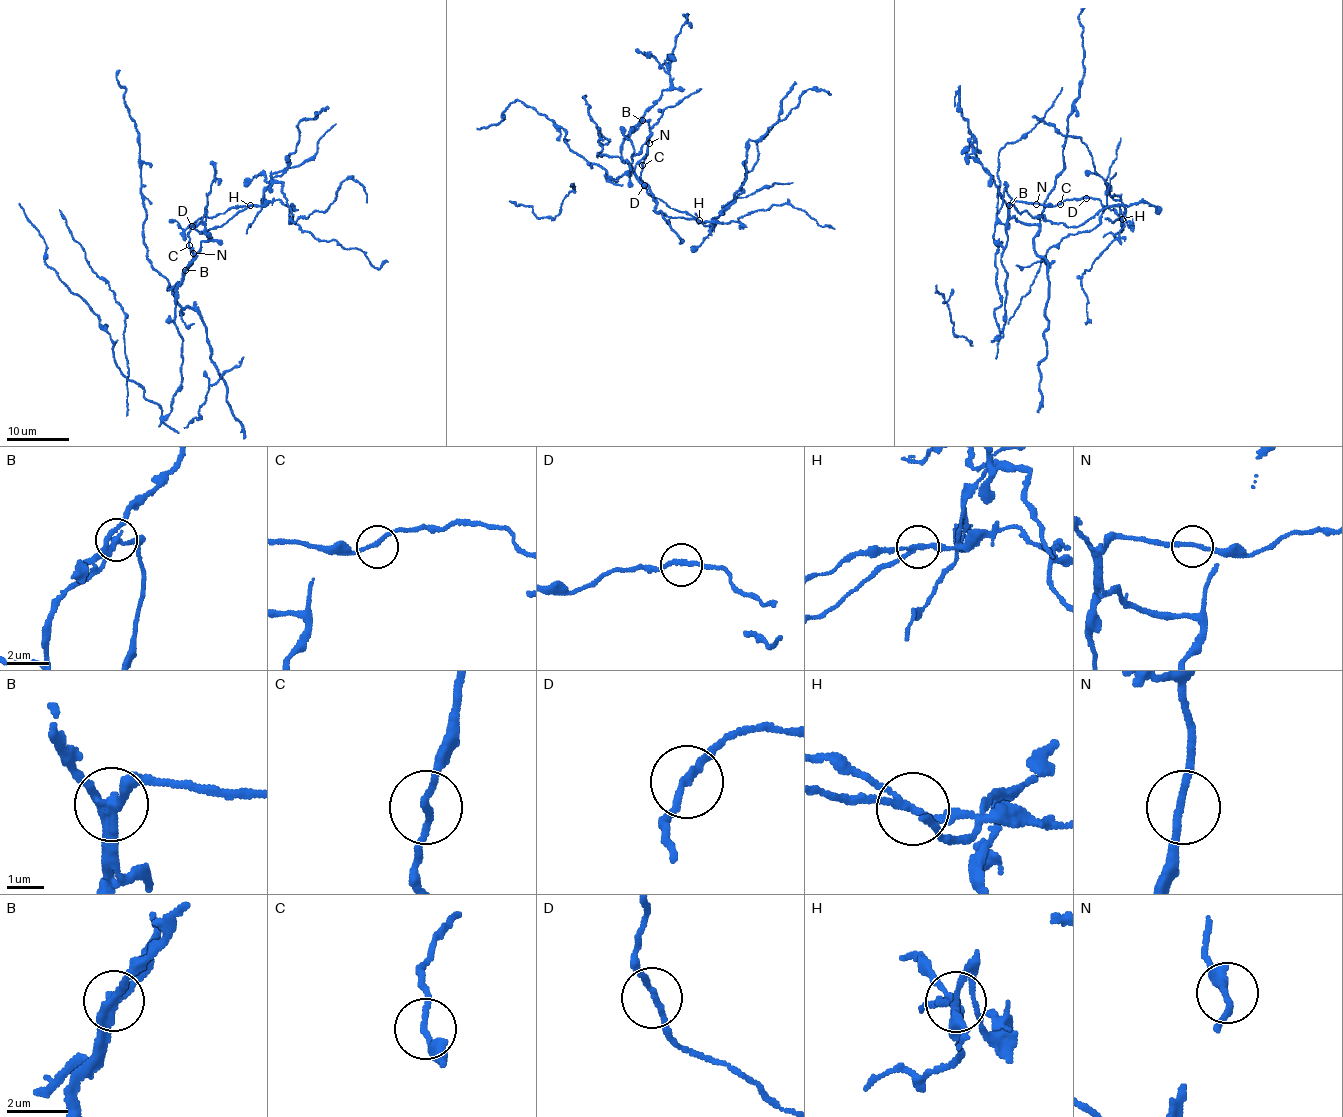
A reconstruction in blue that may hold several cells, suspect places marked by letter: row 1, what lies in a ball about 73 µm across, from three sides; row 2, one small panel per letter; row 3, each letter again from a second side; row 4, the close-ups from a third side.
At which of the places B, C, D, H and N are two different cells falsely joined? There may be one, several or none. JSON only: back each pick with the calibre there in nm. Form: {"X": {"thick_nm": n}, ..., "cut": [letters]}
{"B": {"thick_nm": 240}, "H": {"thick_nm": 160}, "cut": ["B", "H"]}

